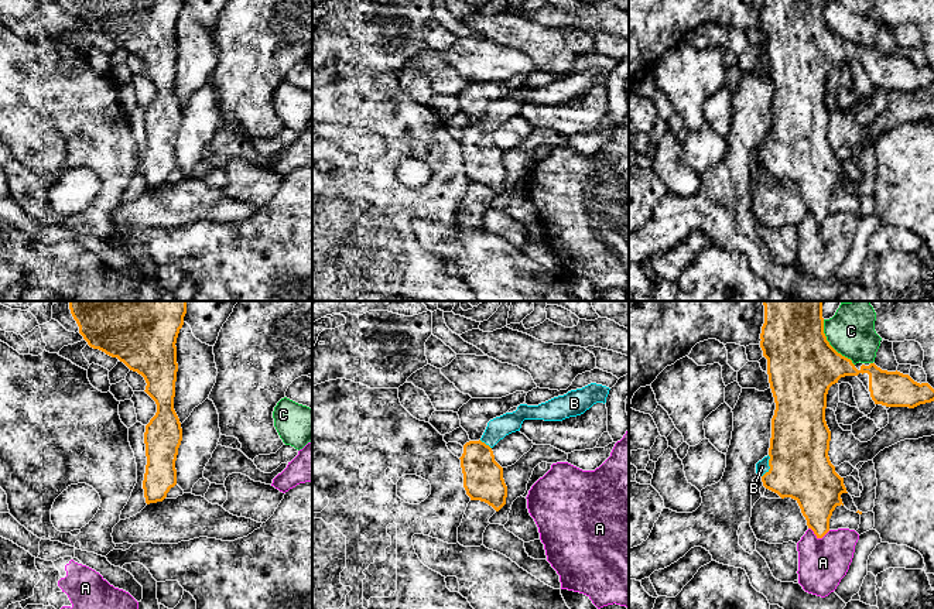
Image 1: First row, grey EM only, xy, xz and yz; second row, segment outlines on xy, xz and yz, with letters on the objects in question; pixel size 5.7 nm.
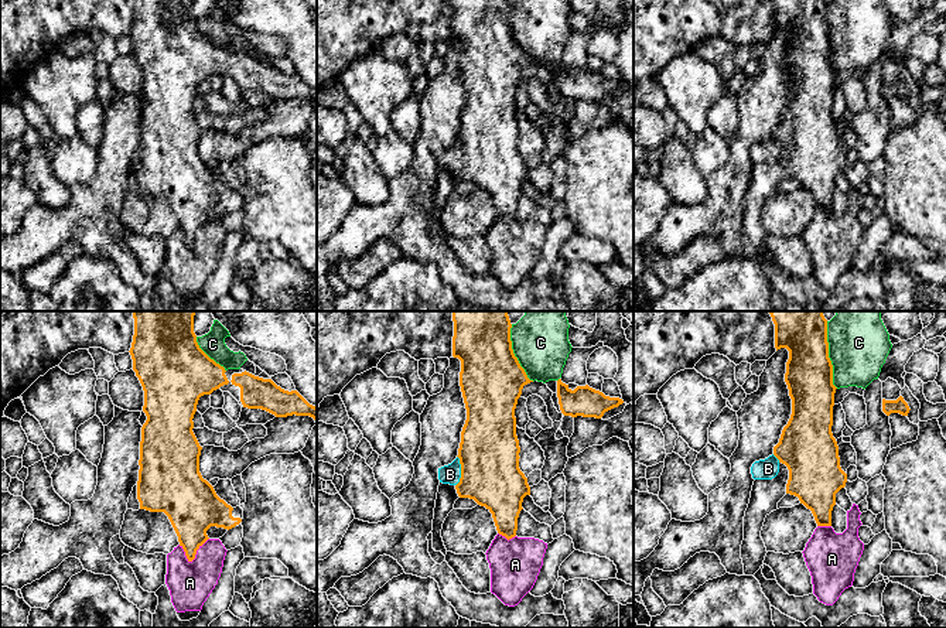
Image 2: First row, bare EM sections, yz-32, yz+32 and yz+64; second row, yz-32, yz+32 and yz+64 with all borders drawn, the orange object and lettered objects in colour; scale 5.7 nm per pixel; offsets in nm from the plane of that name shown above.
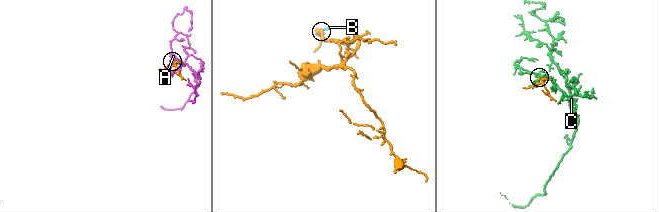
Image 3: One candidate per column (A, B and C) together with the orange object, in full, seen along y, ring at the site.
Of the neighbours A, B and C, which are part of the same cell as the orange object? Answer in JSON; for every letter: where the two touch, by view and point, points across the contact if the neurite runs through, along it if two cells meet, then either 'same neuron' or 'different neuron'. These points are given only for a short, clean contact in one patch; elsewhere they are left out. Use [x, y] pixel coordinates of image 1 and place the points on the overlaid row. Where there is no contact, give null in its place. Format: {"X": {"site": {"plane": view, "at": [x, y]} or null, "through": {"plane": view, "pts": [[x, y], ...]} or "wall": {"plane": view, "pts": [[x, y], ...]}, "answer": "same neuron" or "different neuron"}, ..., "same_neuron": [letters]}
{"A": {"site": {"plane": "yz", "at": [820, 537]}, "answer": "different neuron"}, "B": {"site": {"plane": "yz", "at": [769, 465]}, "through": {"plane": "yz", "pts": [[800, 468], [769, 465], [762, 466]]}, "answer": "same neuron"}, "C": {"site": {"plane": "yz", "at": [830, 345]}, "answer": "different neuron"}, "same_neuron": ["B"]}

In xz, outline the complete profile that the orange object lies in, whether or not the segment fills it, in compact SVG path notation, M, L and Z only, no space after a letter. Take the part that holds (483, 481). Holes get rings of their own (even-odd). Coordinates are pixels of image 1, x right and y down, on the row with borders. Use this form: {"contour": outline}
{"contour": "M591 383L538 406L520 404L516 411L490 420L482 438L466 442L459 458L463 487L471 500L485 502L496 512L506 504L503 468L495 461L492 448L506 435L520 431L524 420L562 421L581 415L596 403L605 404L609 390Z"}

